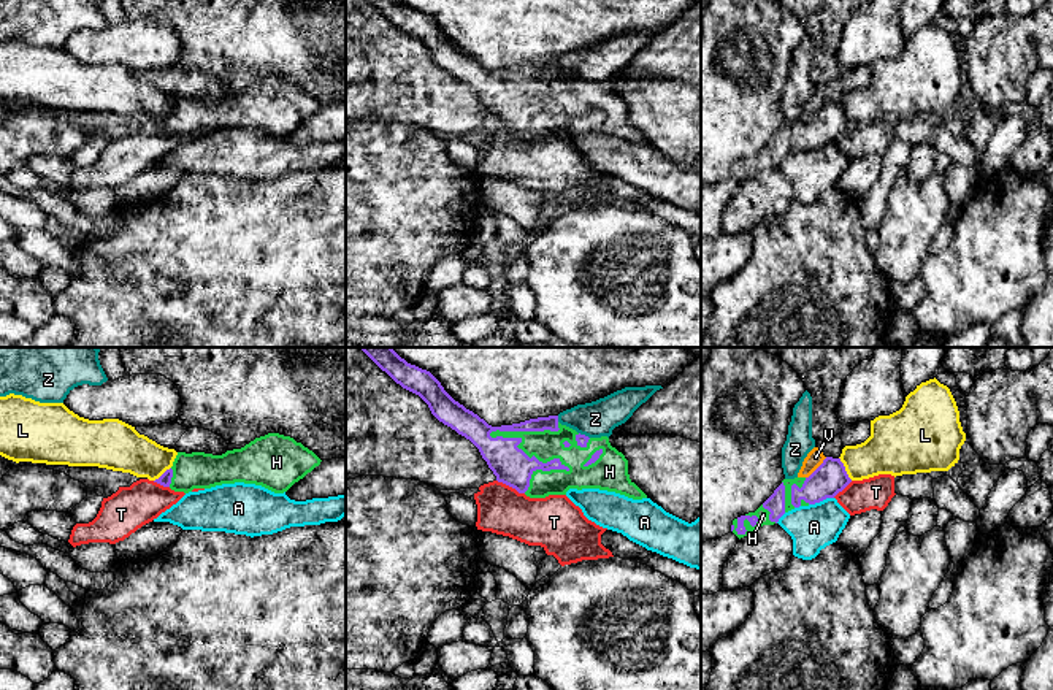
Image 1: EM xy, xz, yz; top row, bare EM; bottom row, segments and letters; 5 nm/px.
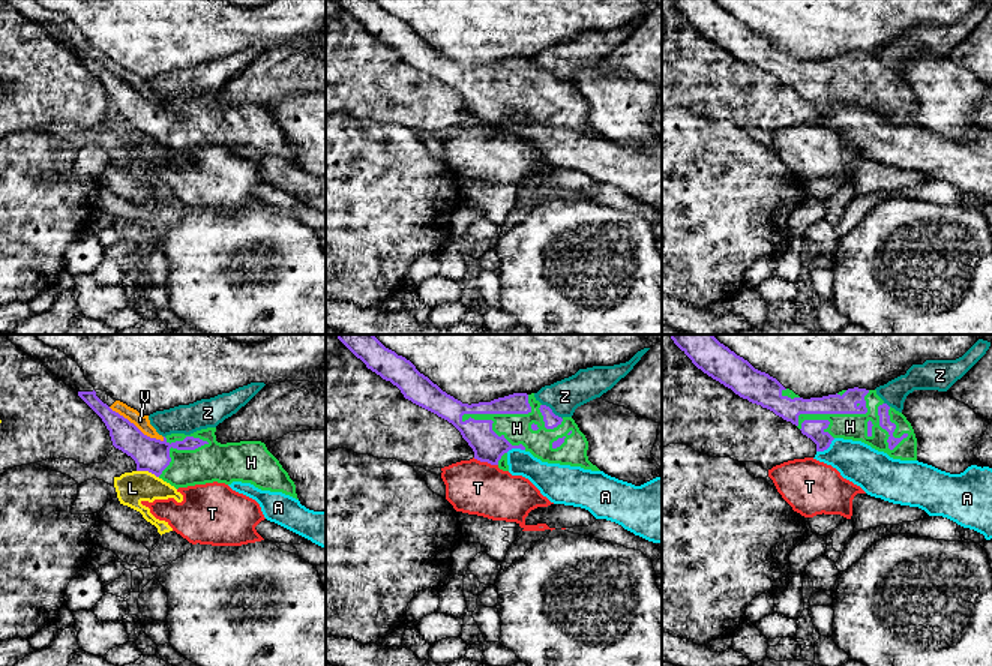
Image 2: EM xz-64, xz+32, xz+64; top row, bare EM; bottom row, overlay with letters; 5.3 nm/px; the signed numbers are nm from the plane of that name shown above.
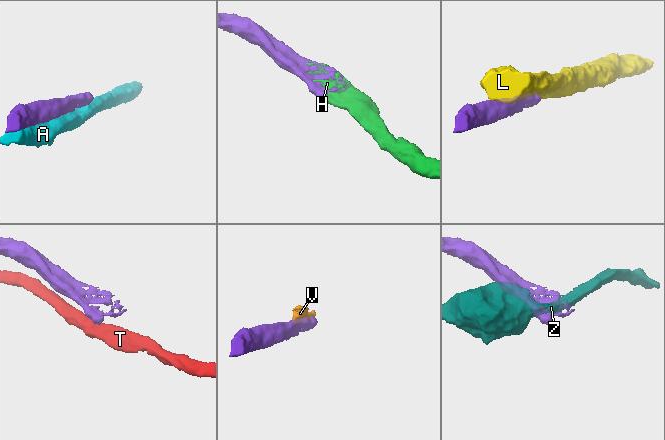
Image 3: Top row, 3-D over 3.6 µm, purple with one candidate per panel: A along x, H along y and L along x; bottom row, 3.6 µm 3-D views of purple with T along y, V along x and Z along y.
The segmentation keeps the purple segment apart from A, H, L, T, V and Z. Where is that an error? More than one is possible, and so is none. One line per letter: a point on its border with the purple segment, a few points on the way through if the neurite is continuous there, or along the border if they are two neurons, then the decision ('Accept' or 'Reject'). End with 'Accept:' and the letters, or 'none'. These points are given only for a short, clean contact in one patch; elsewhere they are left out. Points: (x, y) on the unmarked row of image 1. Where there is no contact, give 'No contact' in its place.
A: Touches purple at yz (820, 145). Reject
H: Touches purple at xz (524, 97). Accept
L: Touches purple at yz (844, 113). Boundary: yz (839, 102), (852, 124). Reject
T: Touches purple at xz (511, 130). Boundary: xz (497, 124), (524, 138). Reject
V: Touches purple at yz (817, 113). Reject
Z: Touches purple at xz (557, 64). Boundary: xz (557, 61), (559, 65). Reject
Accept: H

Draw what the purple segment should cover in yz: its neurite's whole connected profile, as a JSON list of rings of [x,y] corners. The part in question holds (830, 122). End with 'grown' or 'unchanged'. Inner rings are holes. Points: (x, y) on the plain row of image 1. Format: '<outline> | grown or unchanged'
[[[826,102],[809,122],[783,124],[774,138],[755,155],[733,165],[731,176],[741,184],[799,151],[834,143],[852,124],[840,103]]] | grown

